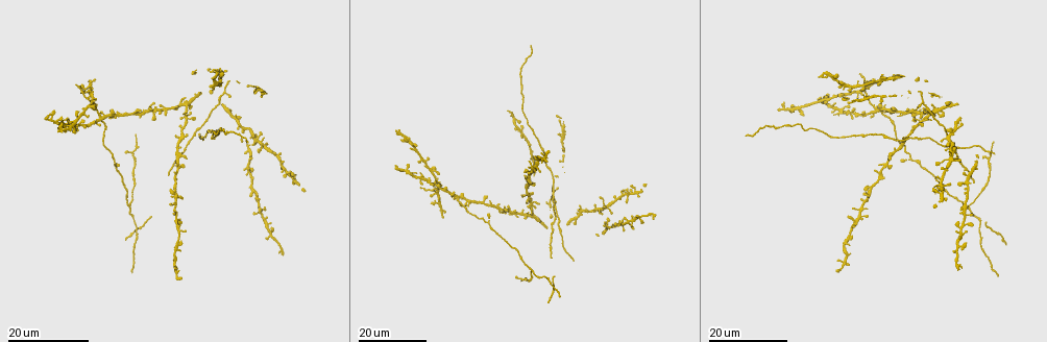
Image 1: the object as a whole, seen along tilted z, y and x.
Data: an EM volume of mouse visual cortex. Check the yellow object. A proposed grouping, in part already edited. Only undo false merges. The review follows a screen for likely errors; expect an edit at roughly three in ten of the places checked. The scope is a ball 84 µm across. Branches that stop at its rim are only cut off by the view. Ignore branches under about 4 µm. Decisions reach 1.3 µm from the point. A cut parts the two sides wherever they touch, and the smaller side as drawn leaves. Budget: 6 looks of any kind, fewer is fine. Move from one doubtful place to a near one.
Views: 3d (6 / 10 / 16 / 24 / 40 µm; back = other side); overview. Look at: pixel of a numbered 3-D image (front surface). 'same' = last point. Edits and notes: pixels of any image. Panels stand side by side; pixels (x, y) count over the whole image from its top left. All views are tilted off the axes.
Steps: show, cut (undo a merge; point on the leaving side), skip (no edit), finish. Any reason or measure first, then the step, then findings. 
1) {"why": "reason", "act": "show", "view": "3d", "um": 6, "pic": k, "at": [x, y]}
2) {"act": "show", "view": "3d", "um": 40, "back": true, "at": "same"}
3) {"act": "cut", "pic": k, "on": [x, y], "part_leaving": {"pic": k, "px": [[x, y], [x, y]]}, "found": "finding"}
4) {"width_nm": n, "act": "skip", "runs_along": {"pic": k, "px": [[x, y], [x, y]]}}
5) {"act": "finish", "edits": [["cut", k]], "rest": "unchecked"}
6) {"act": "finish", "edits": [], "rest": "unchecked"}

{"why": "side arm on a straight run", "act": "show", "view": "3d", "um": 16, "pic": 1, "at": [864, 94]}

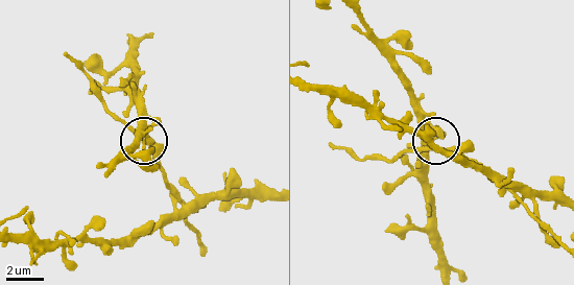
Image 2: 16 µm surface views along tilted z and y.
{"why": "closer look", "act": "show", "view": "3d", "um": 6, "at": "same"}

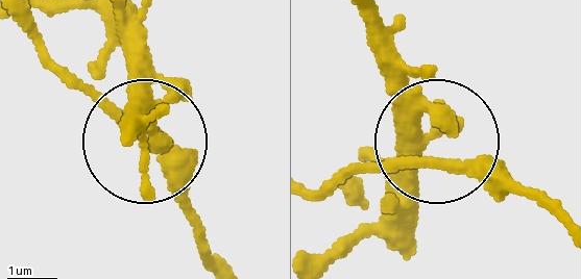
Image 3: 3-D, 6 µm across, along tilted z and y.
{"arms": 3, "act": "skip", "found": "one neuron here"}

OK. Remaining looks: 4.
{"why": "two arms at a narrow angle", "act": "show", "view": "3d", "um": 16, "pic": 1, "at": [456, 196]}

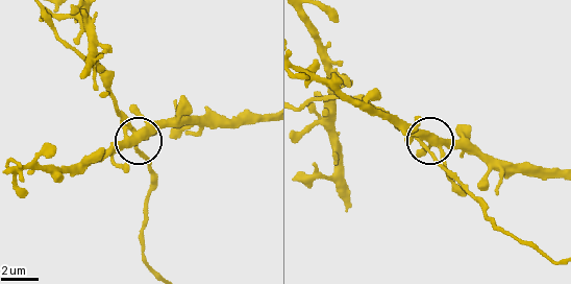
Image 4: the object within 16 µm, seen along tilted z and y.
{"act": "show", "view": "3d", "um": 10, "pic": 4, "at": [428, 149]}

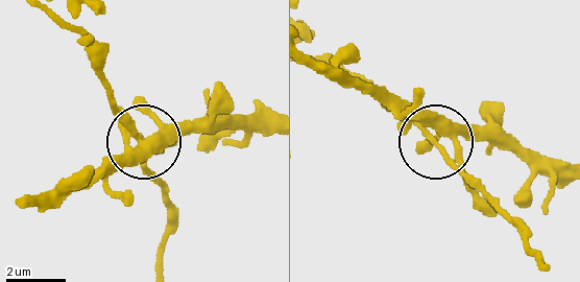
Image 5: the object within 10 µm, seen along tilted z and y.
{"act": "show", "view": "3d", "um": 6, "pic": 5, "at": [435, 138]}

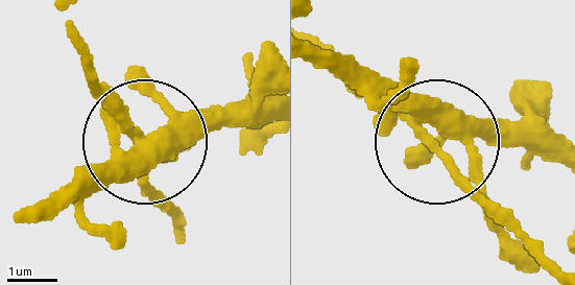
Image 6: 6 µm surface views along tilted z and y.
{"act": "skip", "runs_along": {"pic": 6, "px": [[564, 164], [517, 141], [429, 134], [325, 46]]}, "found": "all the same neuron"}

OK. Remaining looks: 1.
{"act": "finish", "edits": [], "rest": "unchecked"}

